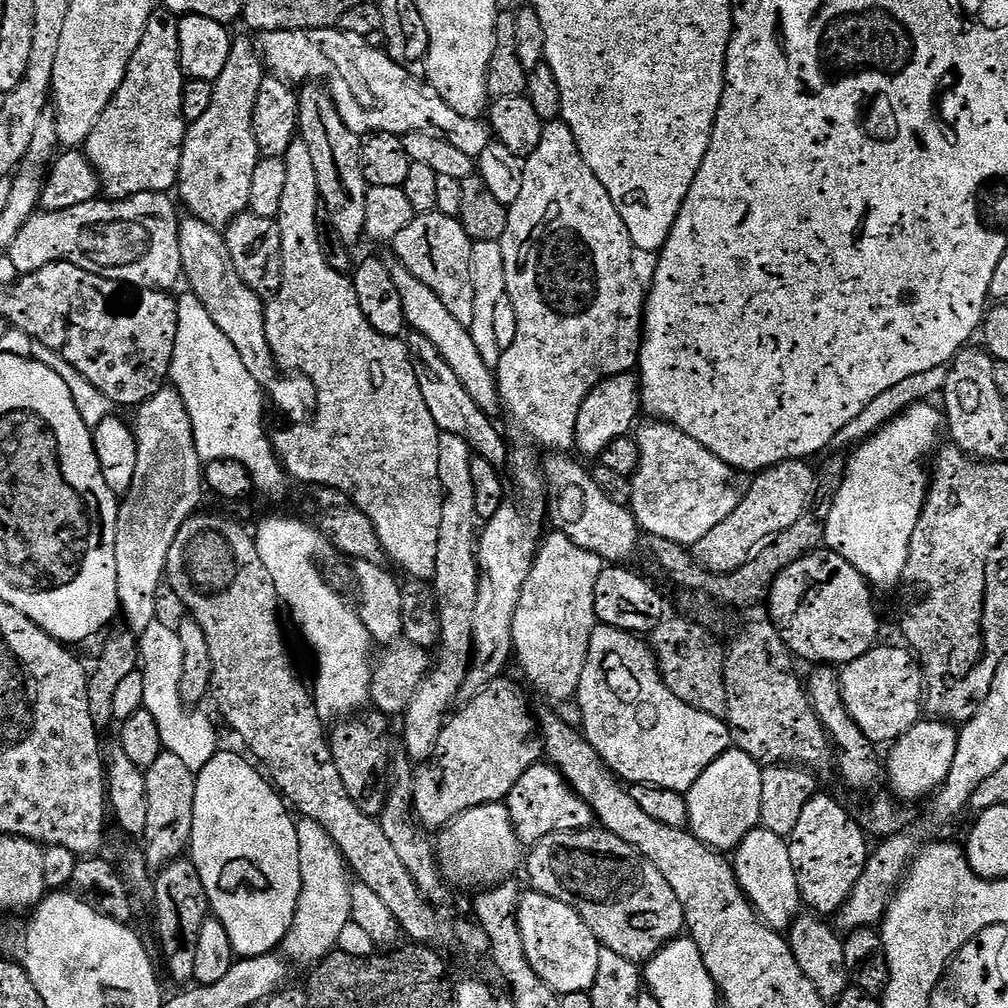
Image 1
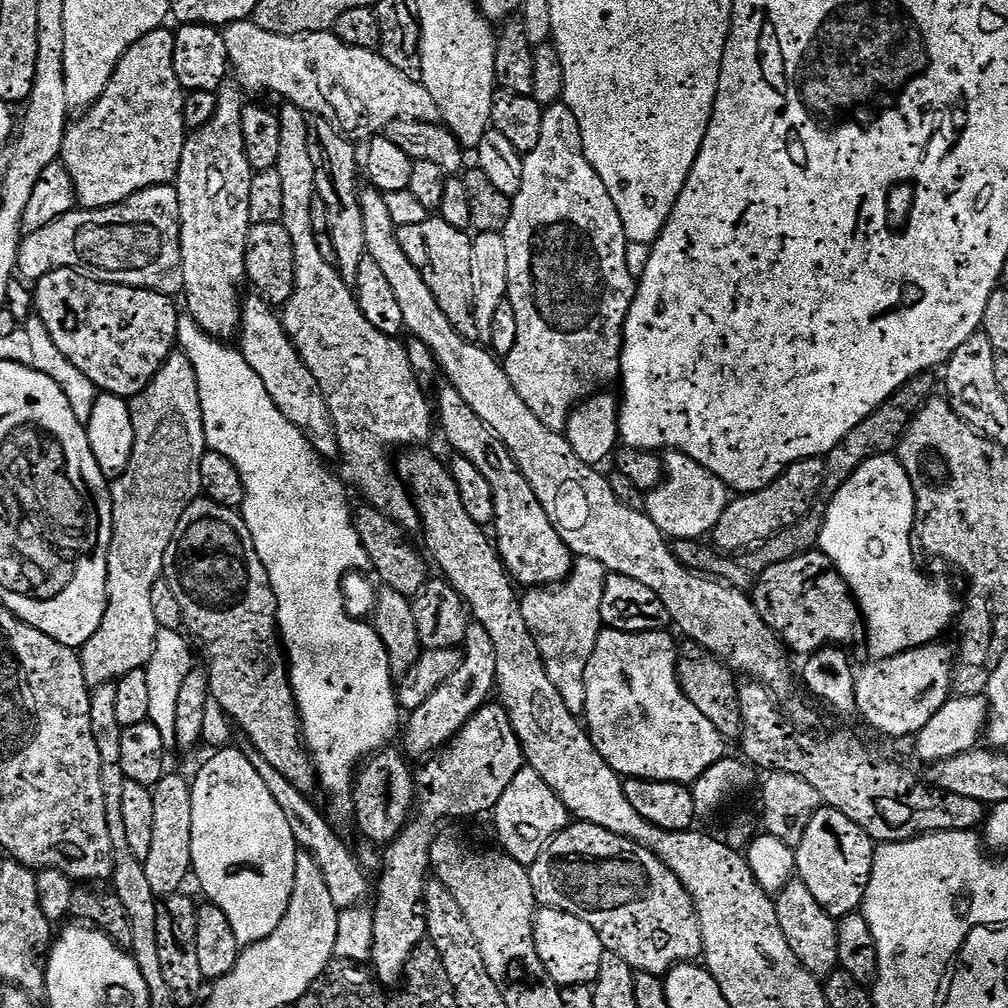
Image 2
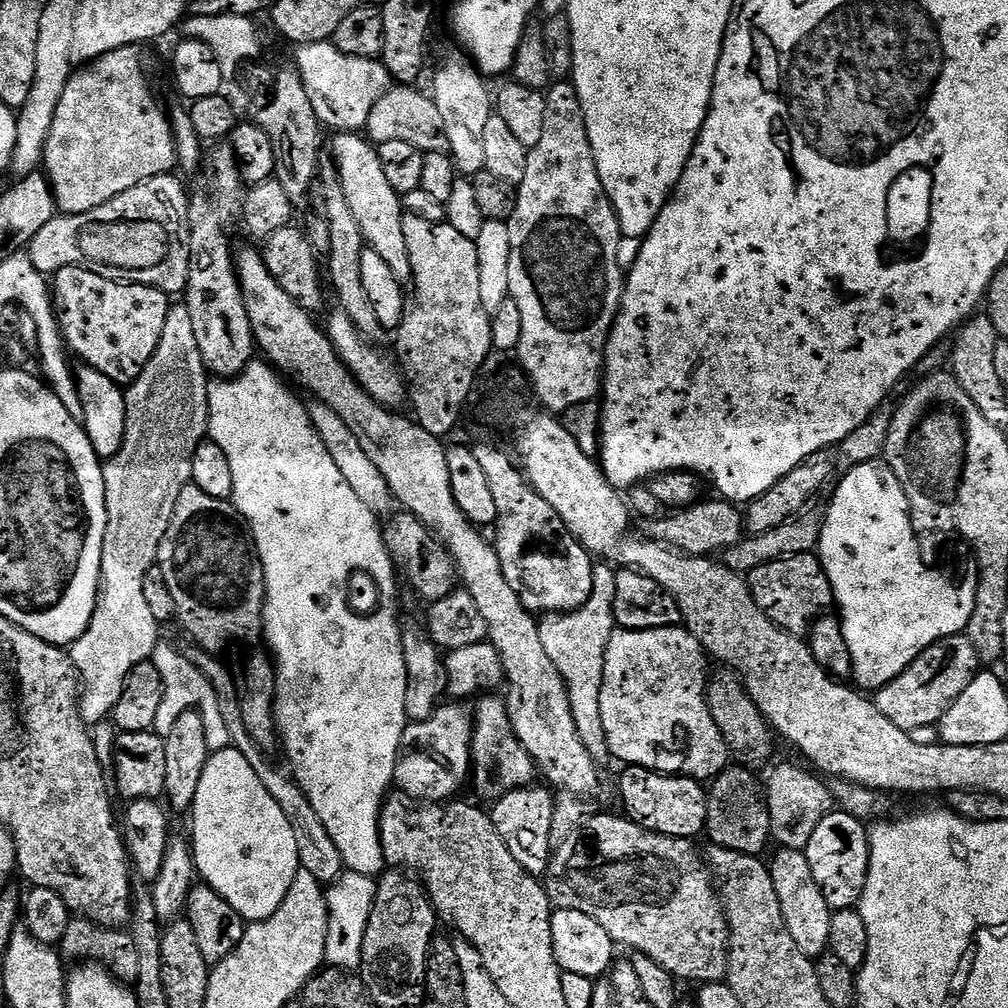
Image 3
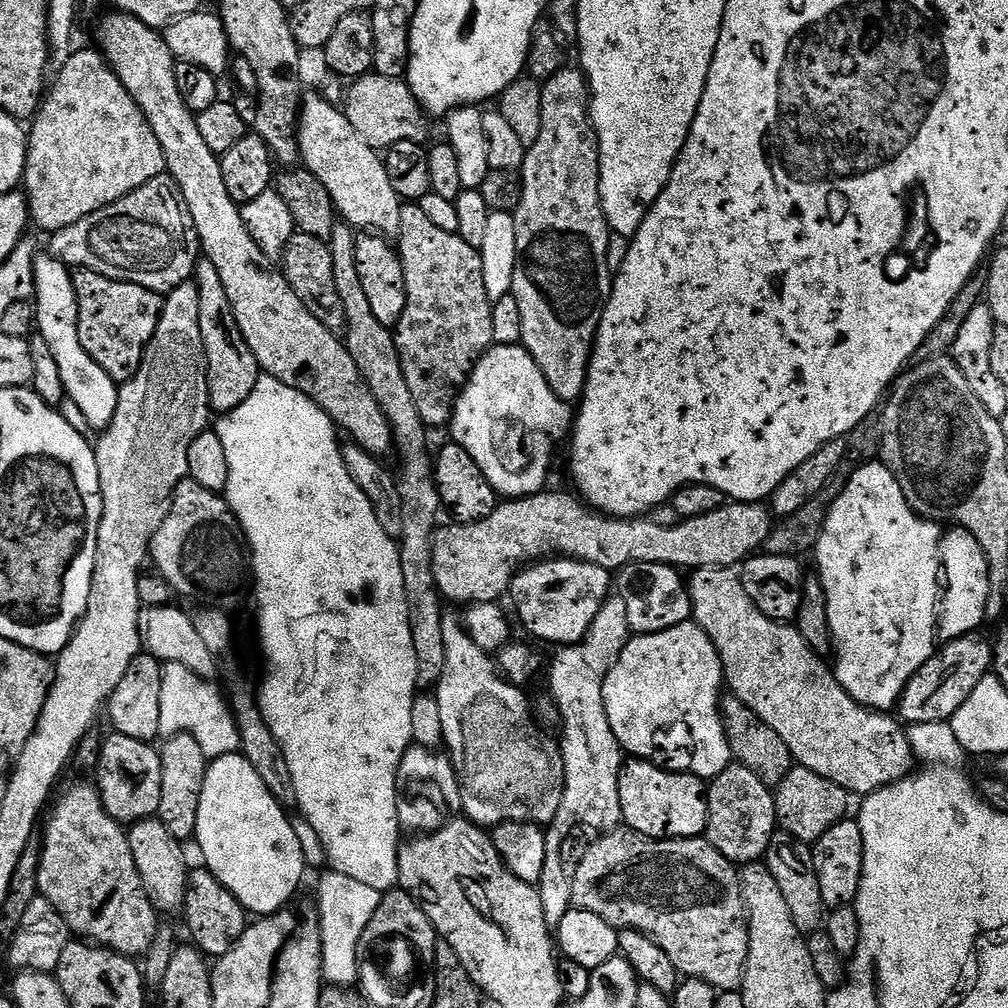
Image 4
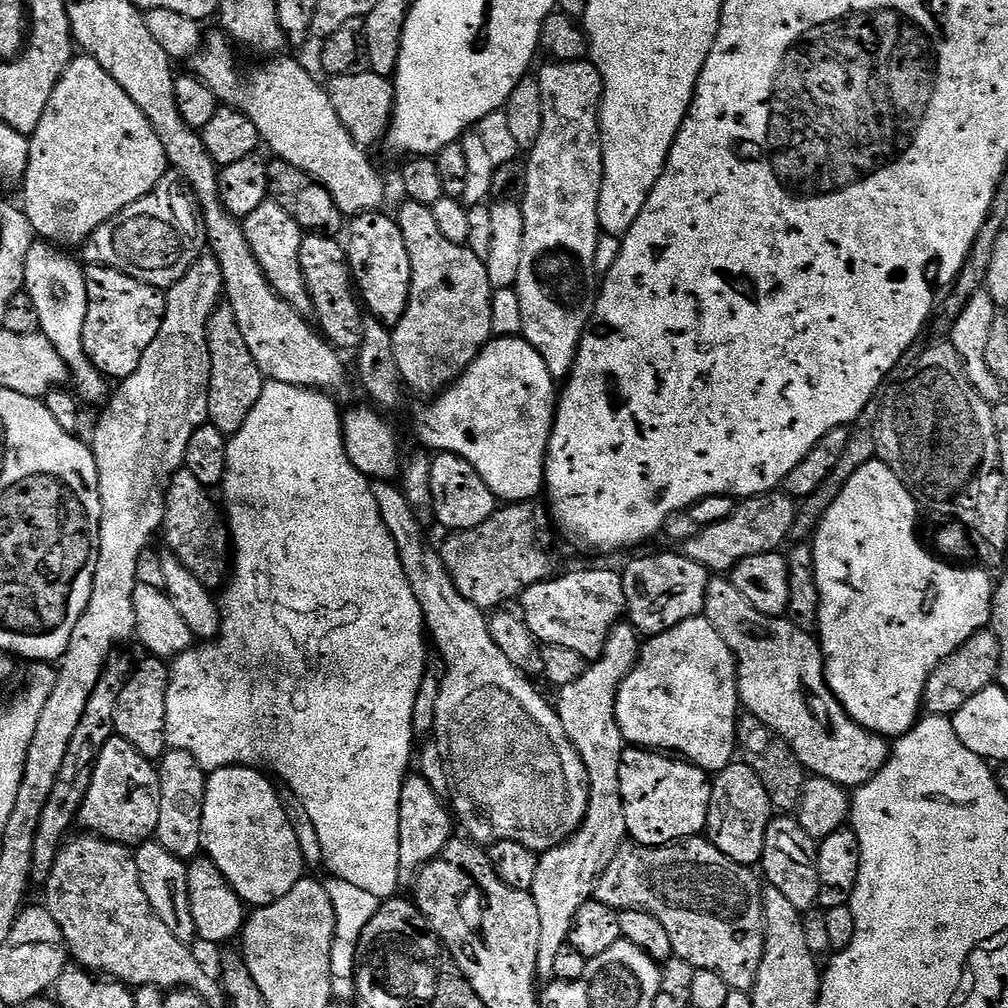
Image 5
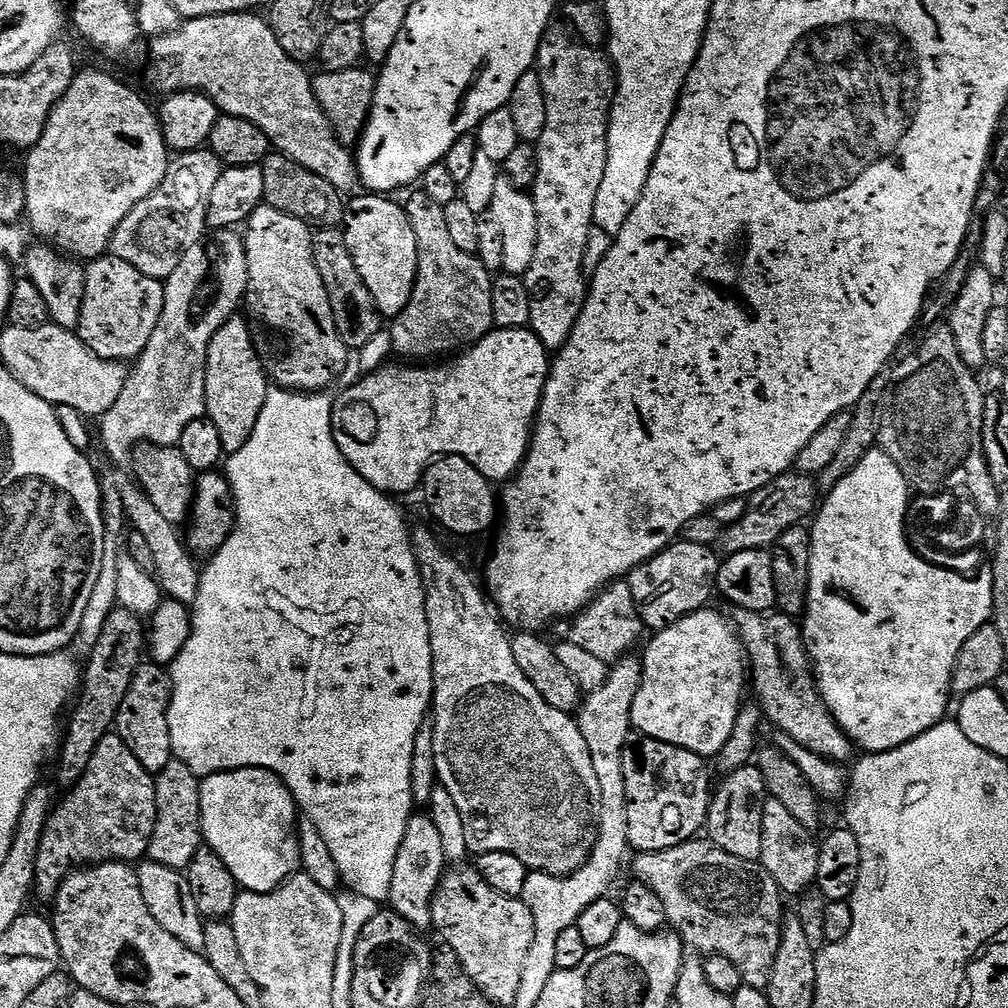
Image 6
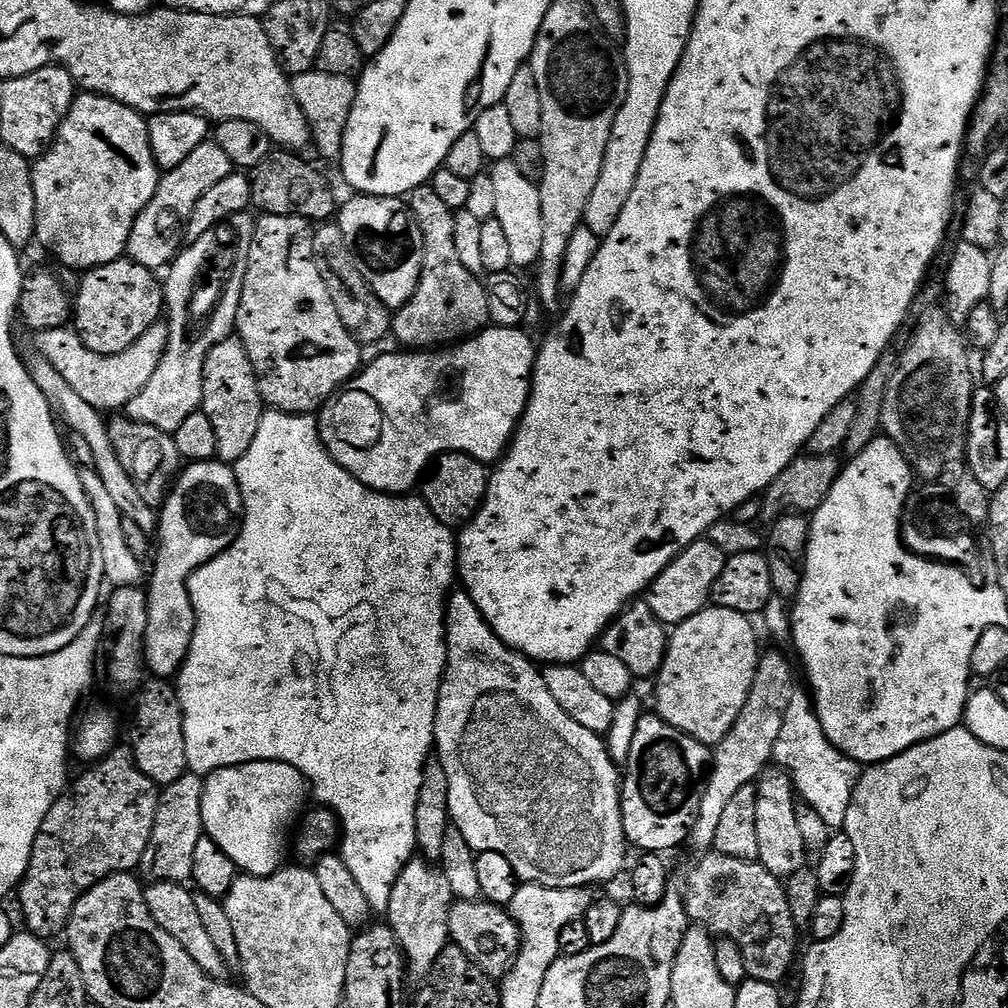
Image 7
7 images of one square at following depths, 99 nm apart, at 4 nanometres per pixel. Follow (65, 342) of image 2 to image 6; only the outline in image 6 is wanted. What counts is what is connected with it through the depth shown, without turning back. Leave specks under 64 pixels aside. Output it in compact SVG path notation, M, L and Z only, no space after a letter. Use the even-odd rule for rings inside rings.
M111 254L99 256L96 260L91 261L84 268L85 274L85 294L82 298L80 323L78 327L78 335L83 344L88 347L94 354L98 354L101 360L118 360L121 362L135 361L146 350L146 346L150 342L150 334L154 334L154 330L158 326L158 318L162 318L162 306L164 305L164 285L161 281L150 278L146 274L142 274L142 270L134 270L134 266L130 266L130 262L122 262L122 258Z

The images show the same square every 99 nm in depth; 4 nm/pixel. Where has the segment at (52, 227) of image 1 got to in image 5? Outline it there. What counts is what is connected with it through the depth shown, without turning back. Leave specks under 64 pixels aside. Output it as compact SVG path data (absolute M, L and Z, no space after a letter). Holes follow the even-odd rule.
M169 170L154 186L150 194L146 194L138 202L126 206L114 218L110 218L82 245L82 257L85 265L105 264L107 268L116 268L125 272L127 276L134 276L143 284L150 284L154 288L167 290L178 283L190 270L192 263L202 254L206 240L202 235L202 217L190 195L190 189L179 172Z

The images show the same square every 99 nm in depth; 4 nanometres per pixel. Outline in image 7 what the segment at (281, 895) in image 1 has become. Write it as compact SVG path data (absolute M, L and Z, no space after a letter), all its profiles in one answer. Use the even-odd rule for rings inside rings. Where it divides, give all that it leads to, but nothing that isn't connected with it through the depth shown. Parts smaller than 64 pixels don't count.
M259 760L249 764L239 764L229 768L220 768L204 776L202 794L202 822L206 835L222 850L230 862L236 864L241 873L249 876L269 876L285 867L284 855L290 852L290 837L305 811L304 803L310 800L310 789L304 775L286 762Z

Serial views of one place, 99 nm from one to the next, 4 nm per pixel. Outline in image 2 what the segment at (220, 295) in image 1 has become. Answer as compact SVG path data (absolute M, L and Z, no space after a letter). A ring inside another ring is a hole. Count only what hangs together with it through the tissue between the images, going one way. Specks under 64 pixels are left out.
M252 294L249 300L247 297L243 301L238 333L240 352L246 358L250 370L262 378L262 386L266 386L266 394L270 394L274 406L278 406L284 417L298 426L298 430L304 433L318 455L322 458L339 457L336 427L326 398L318 386L318 378L310 374L306 362L302 362L298 350L292 344L292 339L285 334L281 317L272 312L275 312L273 305L259 294Z

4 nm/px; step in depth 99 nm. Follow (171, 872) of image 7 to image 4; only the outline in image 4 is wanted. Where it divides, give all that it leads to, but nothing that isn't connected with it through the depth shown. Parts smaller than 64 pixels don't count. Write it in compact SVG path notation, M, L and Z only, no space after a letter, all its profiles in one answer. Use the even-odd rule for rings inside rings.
M180 732L176 736L169 736L163 741L164 748L159 749L160 761L162 762L162 802L158 818L174 838L181 842L188 842L195 837L198 826L198 802L202 802L202 786L206 782L210 757L202 754L202 746L194 740L189 732Z

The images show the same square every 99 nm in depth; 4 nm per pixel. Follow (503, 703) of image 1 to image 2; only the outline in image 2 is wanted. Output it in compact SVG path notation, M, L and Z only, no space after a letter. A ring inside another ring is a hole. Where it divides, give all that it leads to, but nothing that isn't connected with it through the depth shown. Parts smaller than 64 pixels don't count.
M489 702L483 704L482 707L478 709L476 713L470 718L470 722L466 722L466 726L462 726L462 730L456 735L449 744L444 745L439 752L427 757L415 769L414 779L416 782L416 798L415 798L415 808L414 815L409 819L408 824L403 830L398 834L398 838L394 838L391 844L387 845L382 852L382 864L384 860L384 869L380 872L380 881L375 881L374 884L374 898L376 894L376 908L371 909L373 918L373 948L372 956L370 959L370 968L374 973L377 980L385 986L396 986L401 983L404 979L404 971L406 966L410 962L410 954L414 954L414 950L419 944L426 939L427 932L427 920L424 917L424 885L428 882L430 876L430 865L432 863L432 846L436 843L438 837L441 835L443 826L447 820L464 820L467 816L480 816L483 812L491 813L496 807L498 798L502 798L502 794L506 794L506 786L510 786L510 782L514 782L516 775L520 773L520 769L525 767L526 761L524 758L524 751L522 746L518 742L518 734L514 734L514 726L510 722L508 717L508 712L504 709L503 704L499 702Z

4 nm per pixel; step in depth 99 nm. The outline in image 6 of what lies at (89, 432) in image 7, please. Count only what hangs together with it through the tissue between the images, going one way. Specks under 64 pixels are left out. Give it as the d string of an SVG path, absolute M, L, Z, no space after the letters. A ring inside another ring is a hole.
M135 483L122 485L118 499L124 507L127 523L138 534L142 534L142 539L150 549L150 555L154 557L154 575L157 582L160 583L161 593L167 599L177 600L179 604L195 605L198 598L201 569L198 564L196 568L197 557L190 551L181 529L170 523L168 519L162 518L161 512L154 507L154 502L150 502L143 488Z

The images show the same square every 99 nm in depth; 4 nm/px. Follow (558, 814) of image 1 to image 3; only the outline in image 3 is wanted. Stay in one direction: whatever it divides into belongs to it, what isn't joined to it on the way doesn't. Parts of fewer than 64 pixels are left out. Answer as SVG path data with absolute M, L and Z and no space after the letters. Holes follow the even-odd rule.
M547 787L515 788L503 793L504 797L490 808L490 815L498 834L502 834L502 842L514 854L514 862L522 866L532 876L543 877L549 871L548 859L552 856L552 827L558 824L556 818L557 801L552 800L553 793Z

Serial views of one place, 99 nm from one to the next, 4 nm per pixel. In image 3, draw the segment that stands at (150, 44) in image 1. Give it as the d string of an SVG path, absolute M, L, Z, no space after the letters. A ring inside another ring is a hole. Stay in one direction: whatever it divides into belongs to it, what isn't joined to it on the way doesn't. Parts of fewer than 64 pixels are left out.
M127 44L125 48L102 54L81 67L84 68L81 72L80 69L73 71L70 82L66 82L58 110L54 110L54 126L50 126L50 134L46 138L42 165L52 183L56 207L65 216L86 214L150 178L169 175L177 167L172 121L166 108L164 112L152 93L140 51L137 45Z

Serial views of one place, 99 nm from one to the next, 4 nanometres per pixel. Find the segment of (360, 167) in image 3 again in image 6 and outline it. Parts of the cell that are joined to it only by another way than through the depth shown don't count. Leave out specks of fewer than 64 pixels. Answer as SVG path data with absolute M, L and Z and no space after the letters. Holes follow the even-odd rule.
M251 11L188 18L170 34L155 37L151 44L148 76L160 94L206 94L223 115L254 122L268 135L277 153L306 166L306 170L314 170L342 194L357 187L355 155L336 137L312 89L309 69L282 50L263 15Z

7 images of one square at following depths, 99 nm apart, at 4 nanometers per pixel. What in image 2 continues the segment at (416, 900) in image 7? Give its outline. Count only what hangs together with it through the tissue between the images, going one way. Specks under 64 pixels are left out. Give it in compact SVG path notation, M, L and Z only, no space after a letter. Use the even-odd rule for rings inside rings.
M469 623L466 630L466 638L462 645L462 655L460 658L460 666L454 672L454 678L450 678L442 686L438 686L438 690L434 690L434 694L430 694L430 698L426 698L426 702L422 702L422 706L411 709L407 713L406 723L402 728L402 736L404 732L403 751L407 753L413 761L423 761L425 758L440 751L444 745L449 744L451 740L459 734L462 726L466 726L466 722L470 722L470 718L478 711L483 704L489 703L491 694L493 695L496 688L496 654L494 652L494 642L490 640L490 634L482 627L481 624Z

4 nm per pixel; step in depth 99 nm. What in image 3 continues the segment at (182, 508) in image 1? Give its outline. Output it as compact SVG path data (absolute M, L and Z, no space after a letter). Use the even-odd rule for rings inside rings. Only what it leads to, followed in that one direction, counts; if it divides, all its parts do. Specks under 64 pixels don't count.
M176 302L171 305L166 314L166 326L162 330L162 338L158 338L158 350L154 350L154 358L146 362L146 370L136 380L136 383L127 385L125 396L126 420L125 436L121 449L103 465L104 485L106 486L106 538L102 542L102 566L100 567L100 593L96 596L96 609L90 618L88 628L81 634L74 643L70 645L70 655L72 664L76 668L76 674L80 677L82 685L82 695L80 697L80 717L85 724L93 726L100 721L107 721L113 710L118 706L118 698L122 698L122 690L126 686L126 678L134 666L151 661L152 651L156 645L161 643L161 625L154 618L154 613L150 611L150 605L146 602L142 594L142 582L150 569L157 567L160 558L160 547L162 538L166 538L166 530L170 526L170 518L174 518L174 506L178 506L178 494L187 484L192 483L192 463L194 462L194 450L198 450L200 441L205 439L208 431L208 386L210 383L210 373L207 364L202 358L202 350L198 350L198 341L194 339L194 325L190 322L190 310L183 302Z

